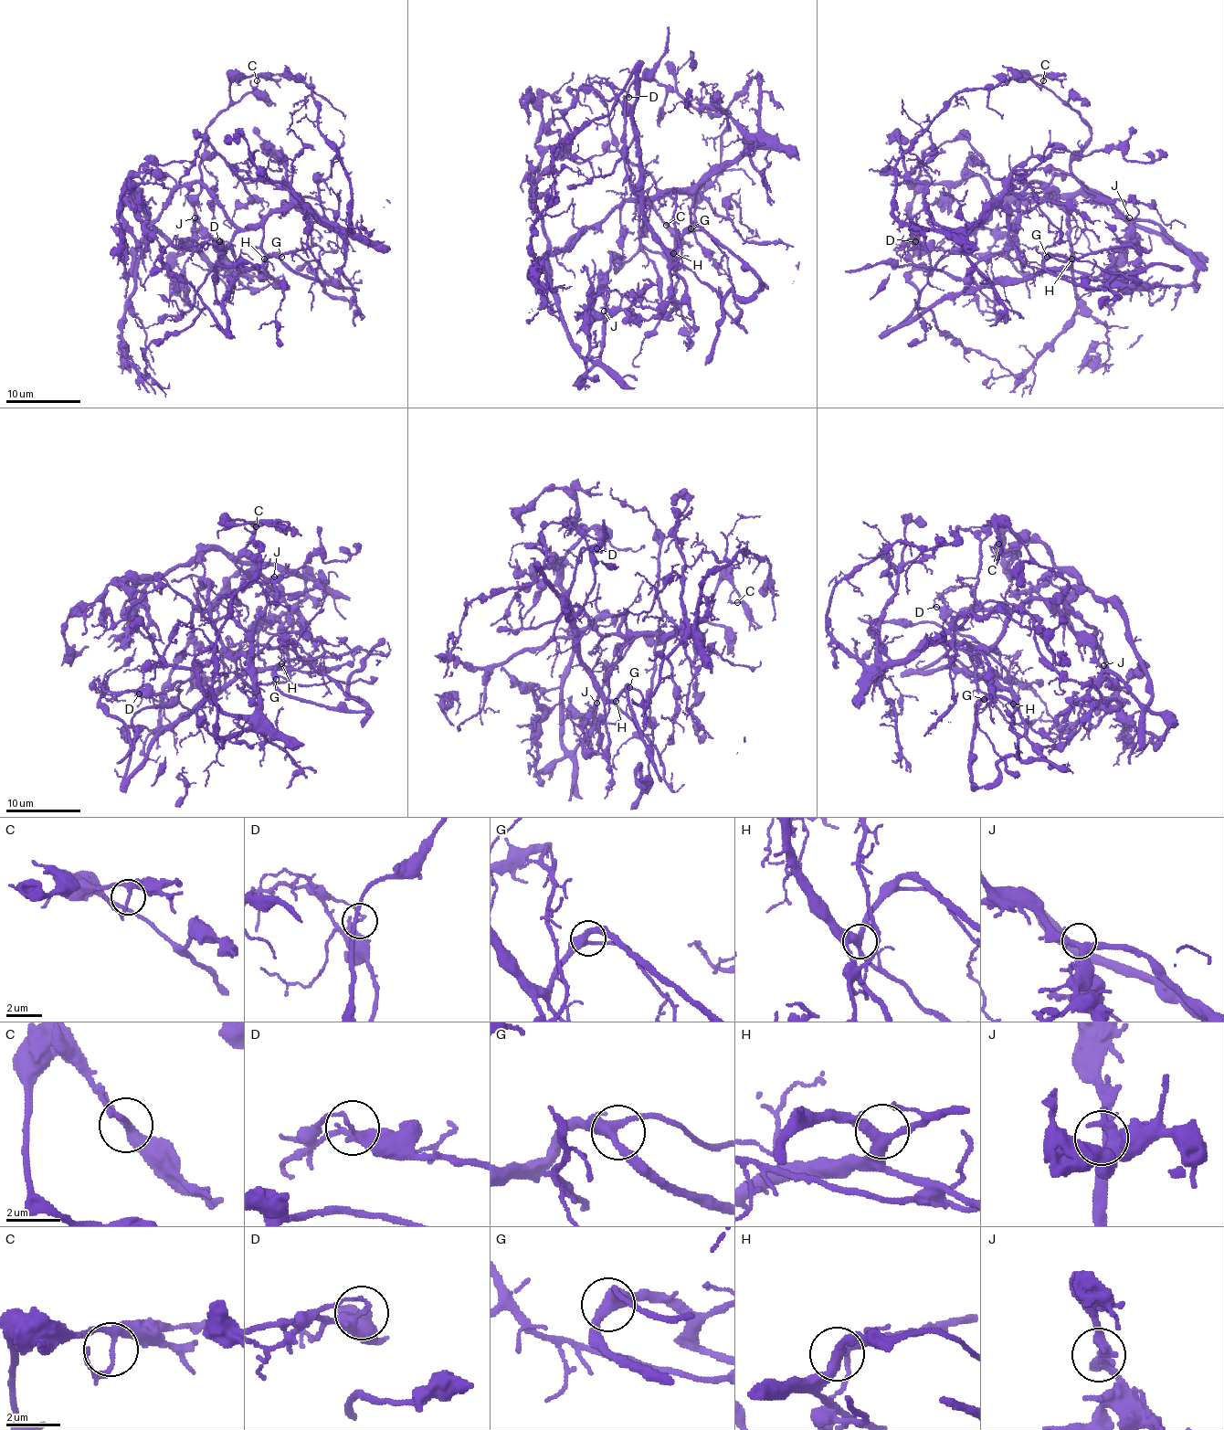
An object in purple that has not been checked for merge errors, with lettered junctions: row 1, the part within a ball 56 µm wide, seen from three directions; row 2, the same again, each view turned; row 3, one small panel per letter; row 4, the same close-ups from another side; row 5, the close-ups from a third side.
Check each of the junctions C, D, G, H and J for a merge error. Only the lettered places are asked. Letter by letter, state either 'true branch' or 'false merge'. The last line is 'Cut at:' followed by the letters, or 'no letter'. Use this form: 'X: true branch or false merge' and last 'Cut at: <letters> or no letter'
C: true branch
D: false merge
G: true branch
H: true branch
J: true branch
Cut at: D

